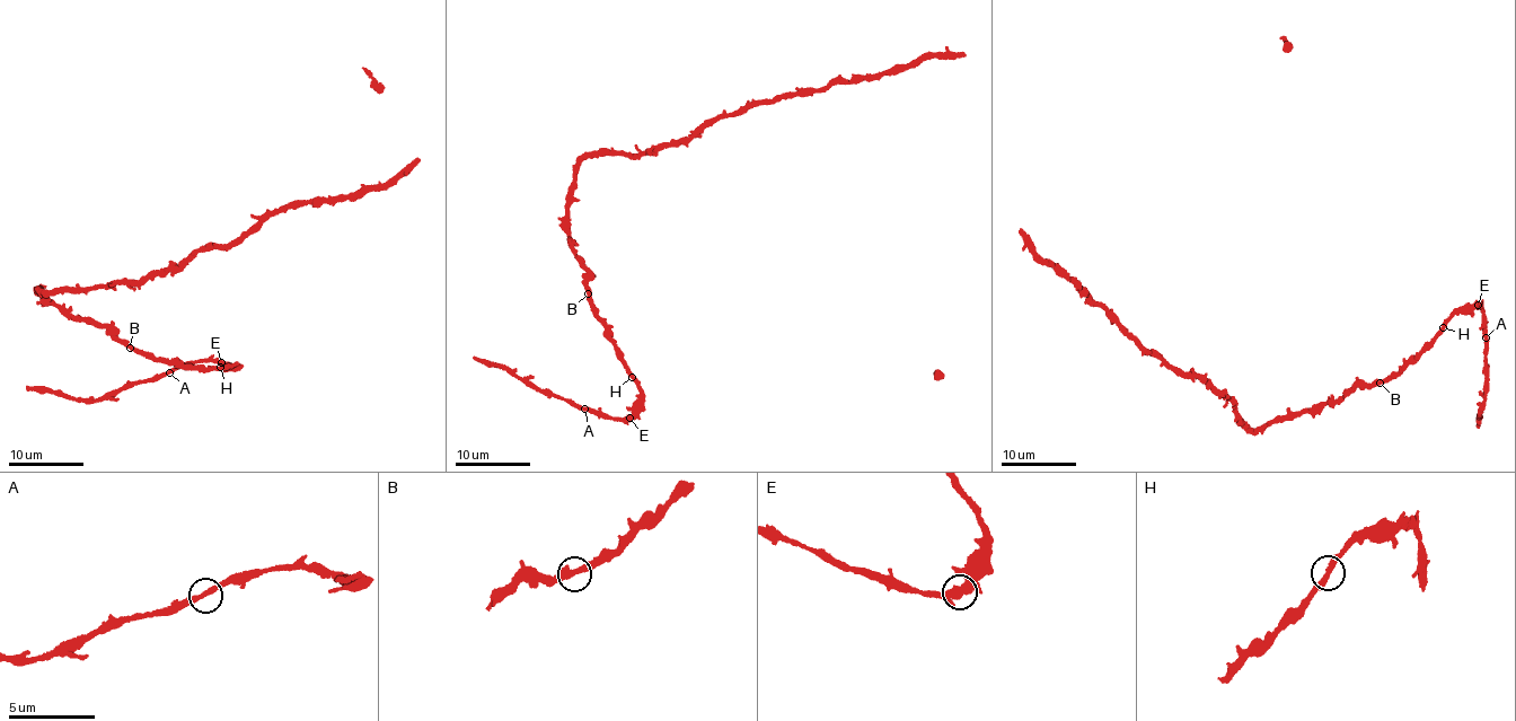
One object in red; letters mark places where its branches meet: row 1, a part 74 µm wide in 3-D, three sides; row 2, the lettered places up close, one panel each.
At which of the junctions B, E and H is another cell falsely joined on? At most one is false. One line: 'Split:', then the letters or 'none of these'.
Split: none of these

